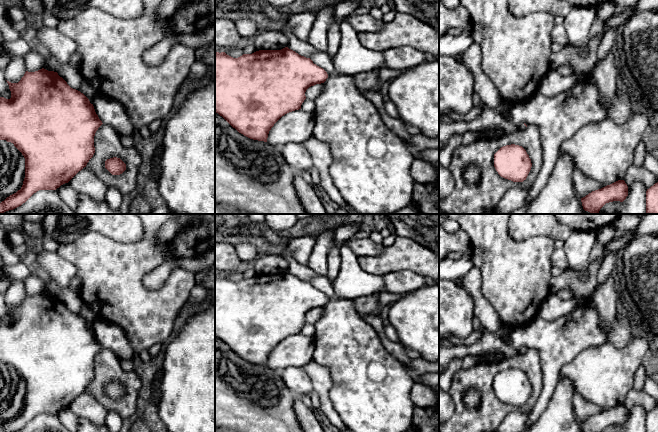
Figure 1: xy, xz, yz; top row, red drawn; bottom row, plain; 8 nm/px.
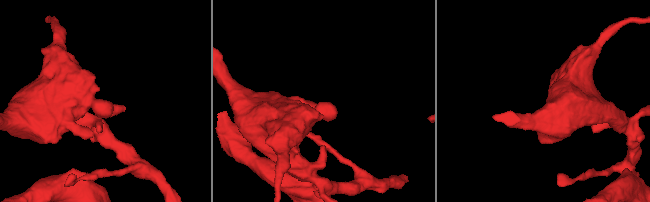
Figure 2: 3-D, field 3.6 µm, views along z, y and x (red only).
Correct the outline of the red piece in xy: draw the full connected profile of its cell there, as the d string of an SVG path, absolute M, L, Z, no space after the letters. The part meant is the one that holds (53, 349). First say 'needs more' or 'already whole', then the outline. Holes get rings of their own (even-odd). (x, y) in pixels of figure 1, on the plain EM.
already whole; M44 292L26 295L18 307L7 305L11 322L0 321L0 364L11 366L25 382L25 402L20 414L0 427L0 432L17 432L39 414L56 414L86 391L95 377L94 360L103 348L93 328L80 315L71 312L57 296Z

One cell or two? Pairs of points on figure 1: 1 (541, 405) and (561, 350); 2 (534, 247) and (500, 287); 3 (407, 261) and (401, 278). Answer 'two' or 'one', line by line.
1: one
2: one
3: two

